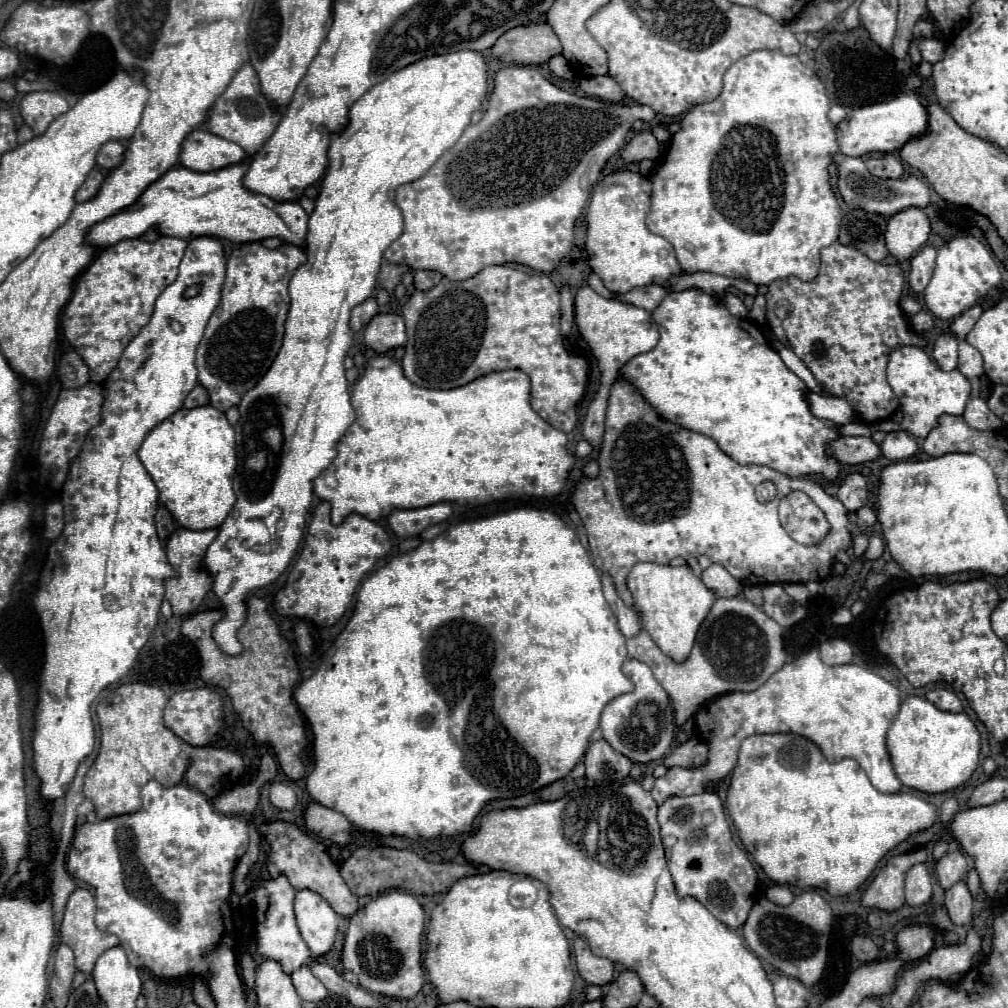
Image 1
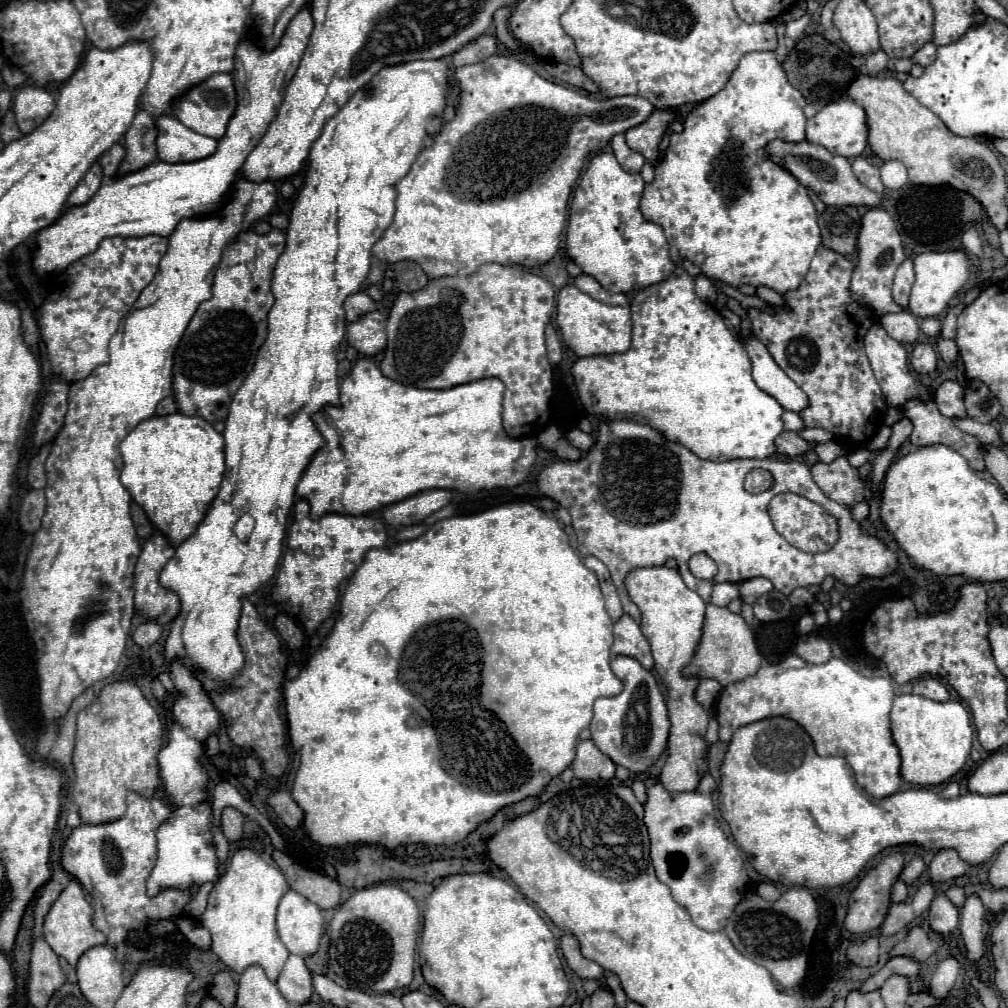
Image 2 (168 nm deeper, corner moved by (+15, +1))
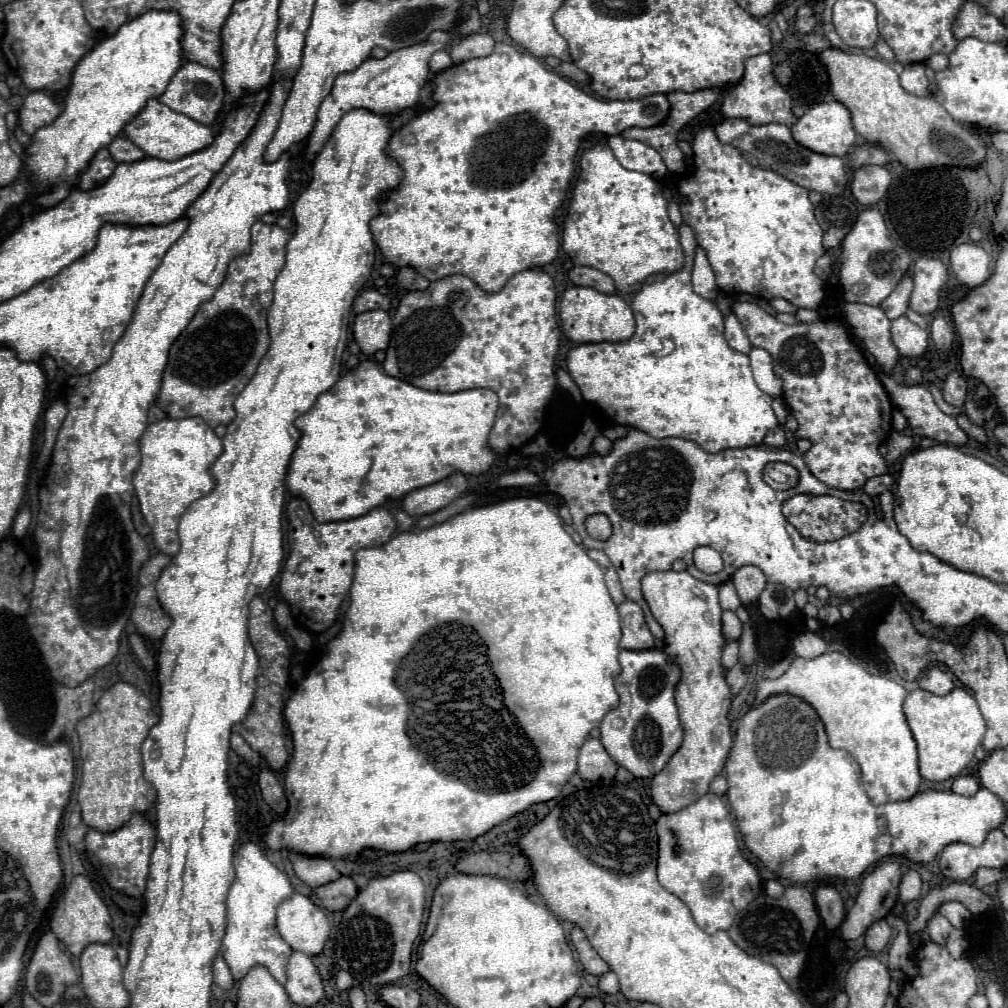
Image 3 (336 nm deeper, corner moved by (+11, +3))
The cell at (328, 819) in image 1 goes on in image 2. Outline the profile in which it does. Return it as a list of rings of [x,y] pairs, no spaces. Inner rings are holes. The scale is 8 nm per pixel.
[[[276,792],[276,794],[272,794],[272,796],[268,798],[268,802],[270,802],[272,810],[280,816],[280,820],[282,820],[288,828],[296,830],[296,828],[300,828],[300,826],[304,824],[304,812],[302,812],[302,808],[292,800],[290,792]]]

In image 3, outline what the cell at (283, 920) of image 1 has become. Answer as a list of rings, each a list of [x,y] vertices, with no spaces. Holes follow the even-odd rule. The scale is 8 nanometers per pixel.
[[[246,842],[238,848],[234,854],[234,870],[236,878],[226,900],[228,926],[222,940],[222,956],[236,980],[242,980],[252,966],[264,966],[280,984],[286,984],[286,964],[292,948],[276,930],[276,908],[292,896],[292,884],[254,842]]]

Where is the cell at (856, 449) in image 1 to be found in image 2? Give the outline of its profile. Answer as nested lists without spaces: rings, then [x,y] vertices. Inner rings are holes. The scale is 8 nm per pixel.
[[[782,432],[778,438],[776,438],[776,448],[780,454],[786,454],[790,458],[796,458],[812,448],[816,448],[814,442],[806,442],[798,432]]]

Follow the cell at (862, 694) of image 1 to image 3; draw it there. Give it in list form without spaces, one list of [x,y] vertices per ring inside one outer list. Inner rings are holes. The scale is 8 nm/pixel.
[[[824,652],[810,660],[796,658],[776,680],[760,680],[756,702],[780,692],[796,694],[818,710],[830,746],[850,752],[860,764],[862,786],[872,804],[910,800],[920,790],[922,776],[918,772],[916,740],[902,712],[908,692],[898,682],[866,672],[840,652]]]

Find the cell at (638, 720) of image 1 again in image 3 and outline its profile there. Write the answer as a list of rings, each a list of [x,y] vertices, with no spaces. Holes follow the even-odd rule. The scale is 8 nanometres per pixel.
[[[622,650],[622,672],[614,686],[620,696],[618,708],[610,710],[600,726],[600,740],[606,752],[636,778],[656,776],[682,744],[682,726],[674,704],[674,688],[680,680],[680,666],[672,664],[664,650]]]

